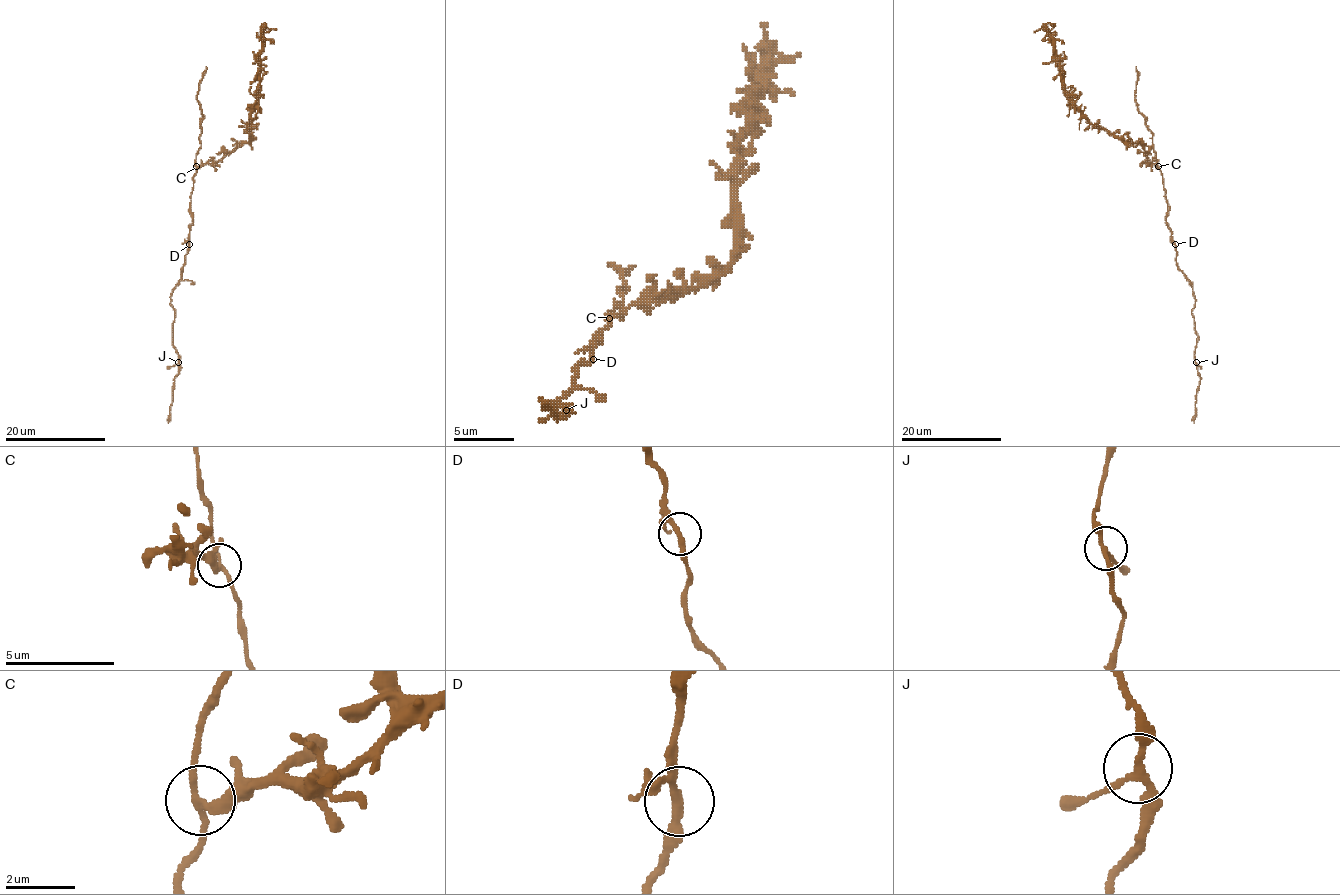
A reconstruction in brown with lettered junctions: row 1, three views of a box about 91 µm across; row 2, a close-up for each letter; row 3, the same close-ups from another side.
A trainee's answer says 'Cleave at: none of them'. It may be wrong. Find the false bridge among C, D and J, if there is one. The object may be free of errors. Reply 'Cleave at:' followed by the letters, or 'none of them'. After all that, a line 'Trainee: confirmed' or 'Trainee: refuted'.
Cleave at: C
Trainee: refuted

